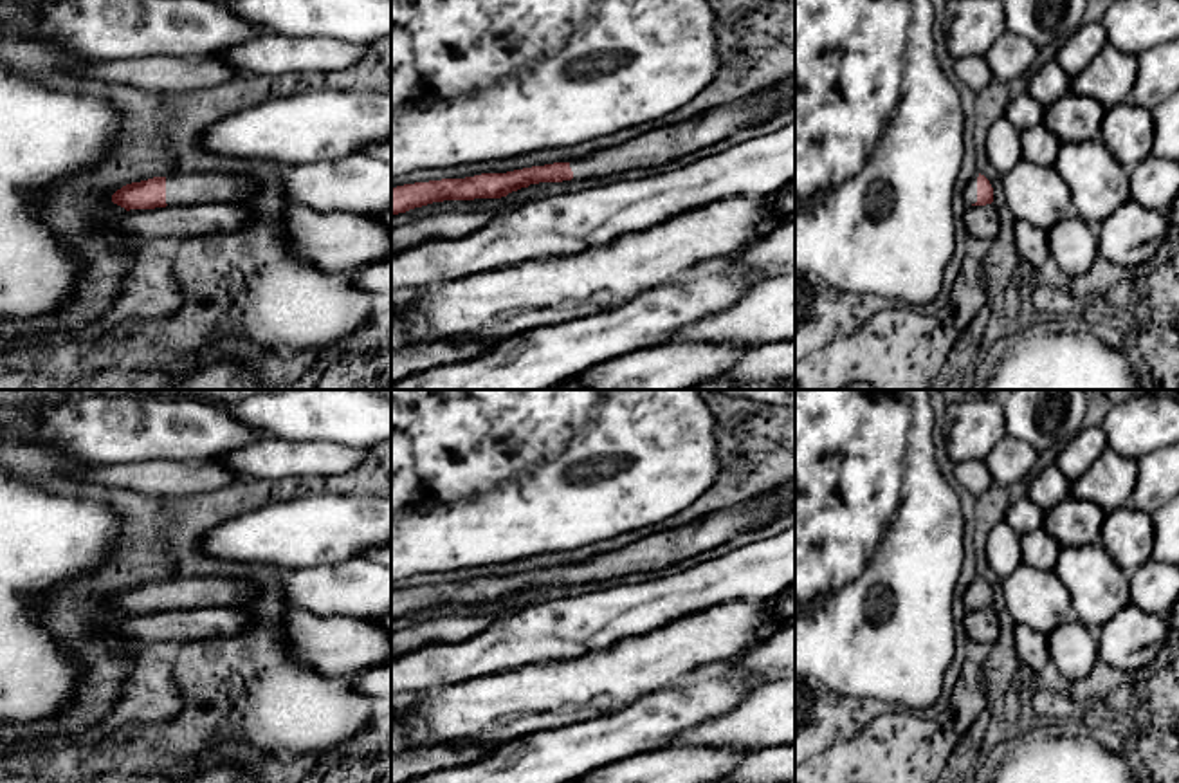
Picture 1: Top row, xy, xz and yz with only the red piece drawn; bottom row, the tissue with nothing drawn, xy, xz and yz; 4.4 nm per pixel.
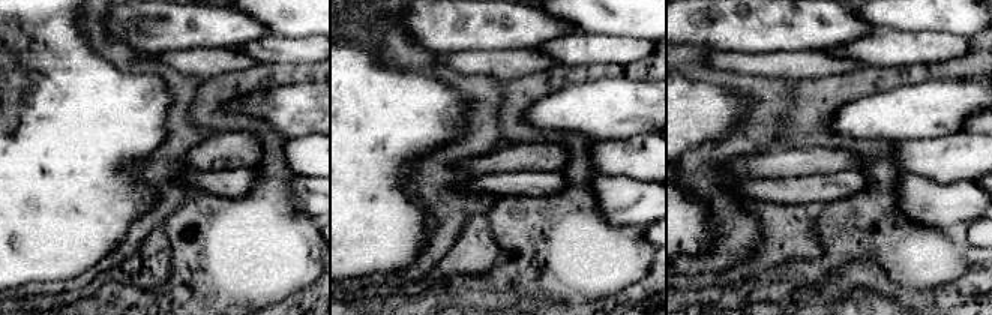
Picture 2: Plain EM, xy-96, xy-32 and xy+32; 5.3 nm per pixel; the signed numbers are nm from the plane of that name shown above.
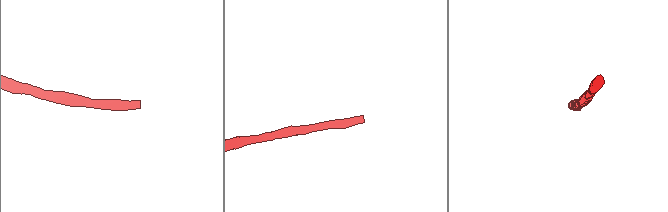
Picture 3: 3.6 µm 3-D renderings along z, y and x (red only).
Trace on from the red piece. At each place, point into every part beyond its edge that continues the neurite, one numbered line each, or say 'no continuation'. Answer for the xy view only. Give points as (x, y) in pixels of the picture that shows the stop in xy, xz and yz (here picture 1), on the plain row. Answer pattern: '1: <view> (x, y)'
1: xy (182, 592)

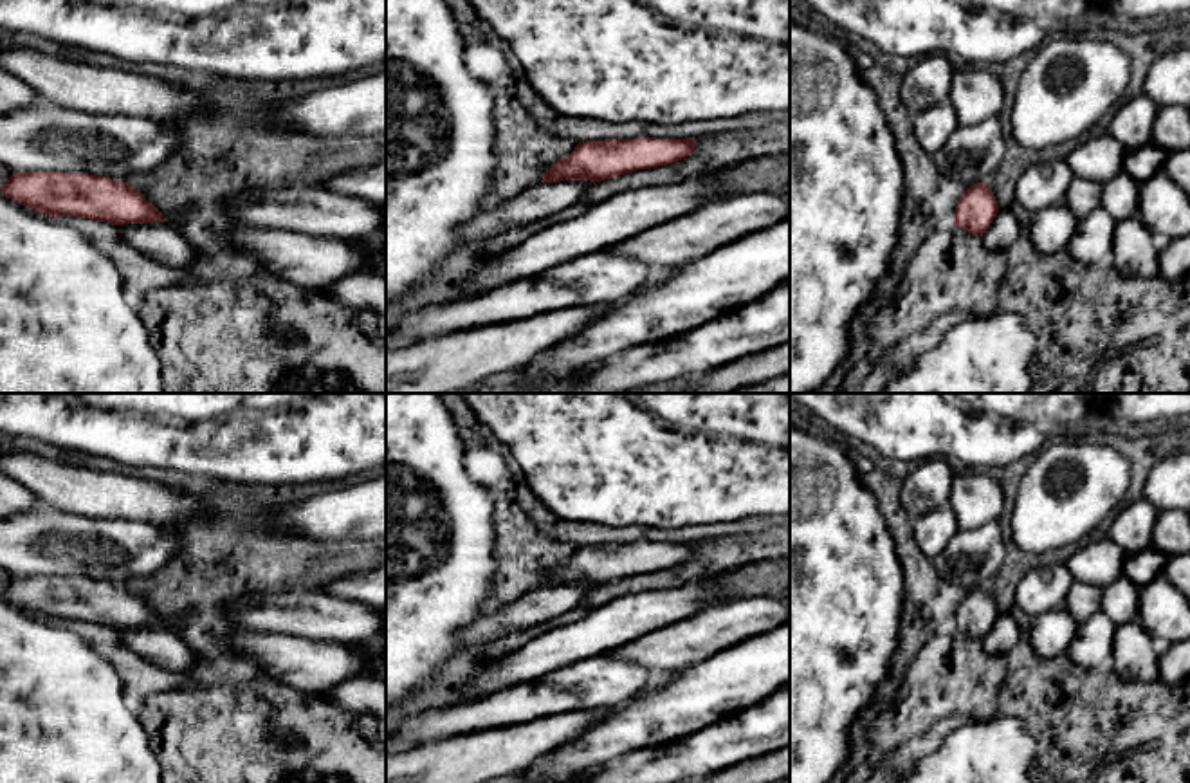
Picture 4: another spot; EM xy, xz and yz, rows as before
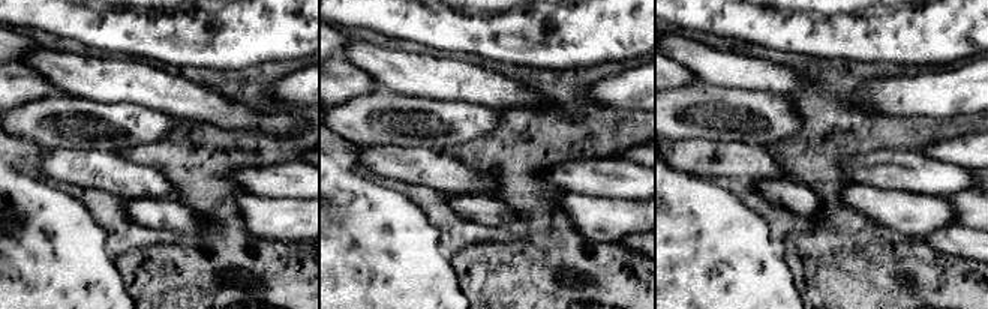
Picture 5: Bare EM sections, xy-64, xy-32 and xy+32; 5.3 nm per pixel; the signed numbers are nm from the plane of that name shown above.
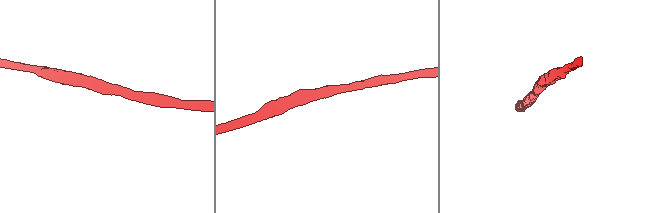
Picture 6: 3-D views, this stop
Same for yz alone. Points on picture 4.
no continuation

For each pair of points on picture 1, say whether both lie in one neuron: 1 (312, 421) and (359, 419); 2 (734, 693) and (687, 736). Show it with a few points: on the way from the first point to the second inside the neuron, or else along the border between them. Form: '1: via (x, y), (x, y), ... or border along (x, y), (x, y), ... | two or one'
1: via (323, 419), (348, 419) | one
2: border along (743, 697), (723, 713), (682, 729), (671, 740) | two

